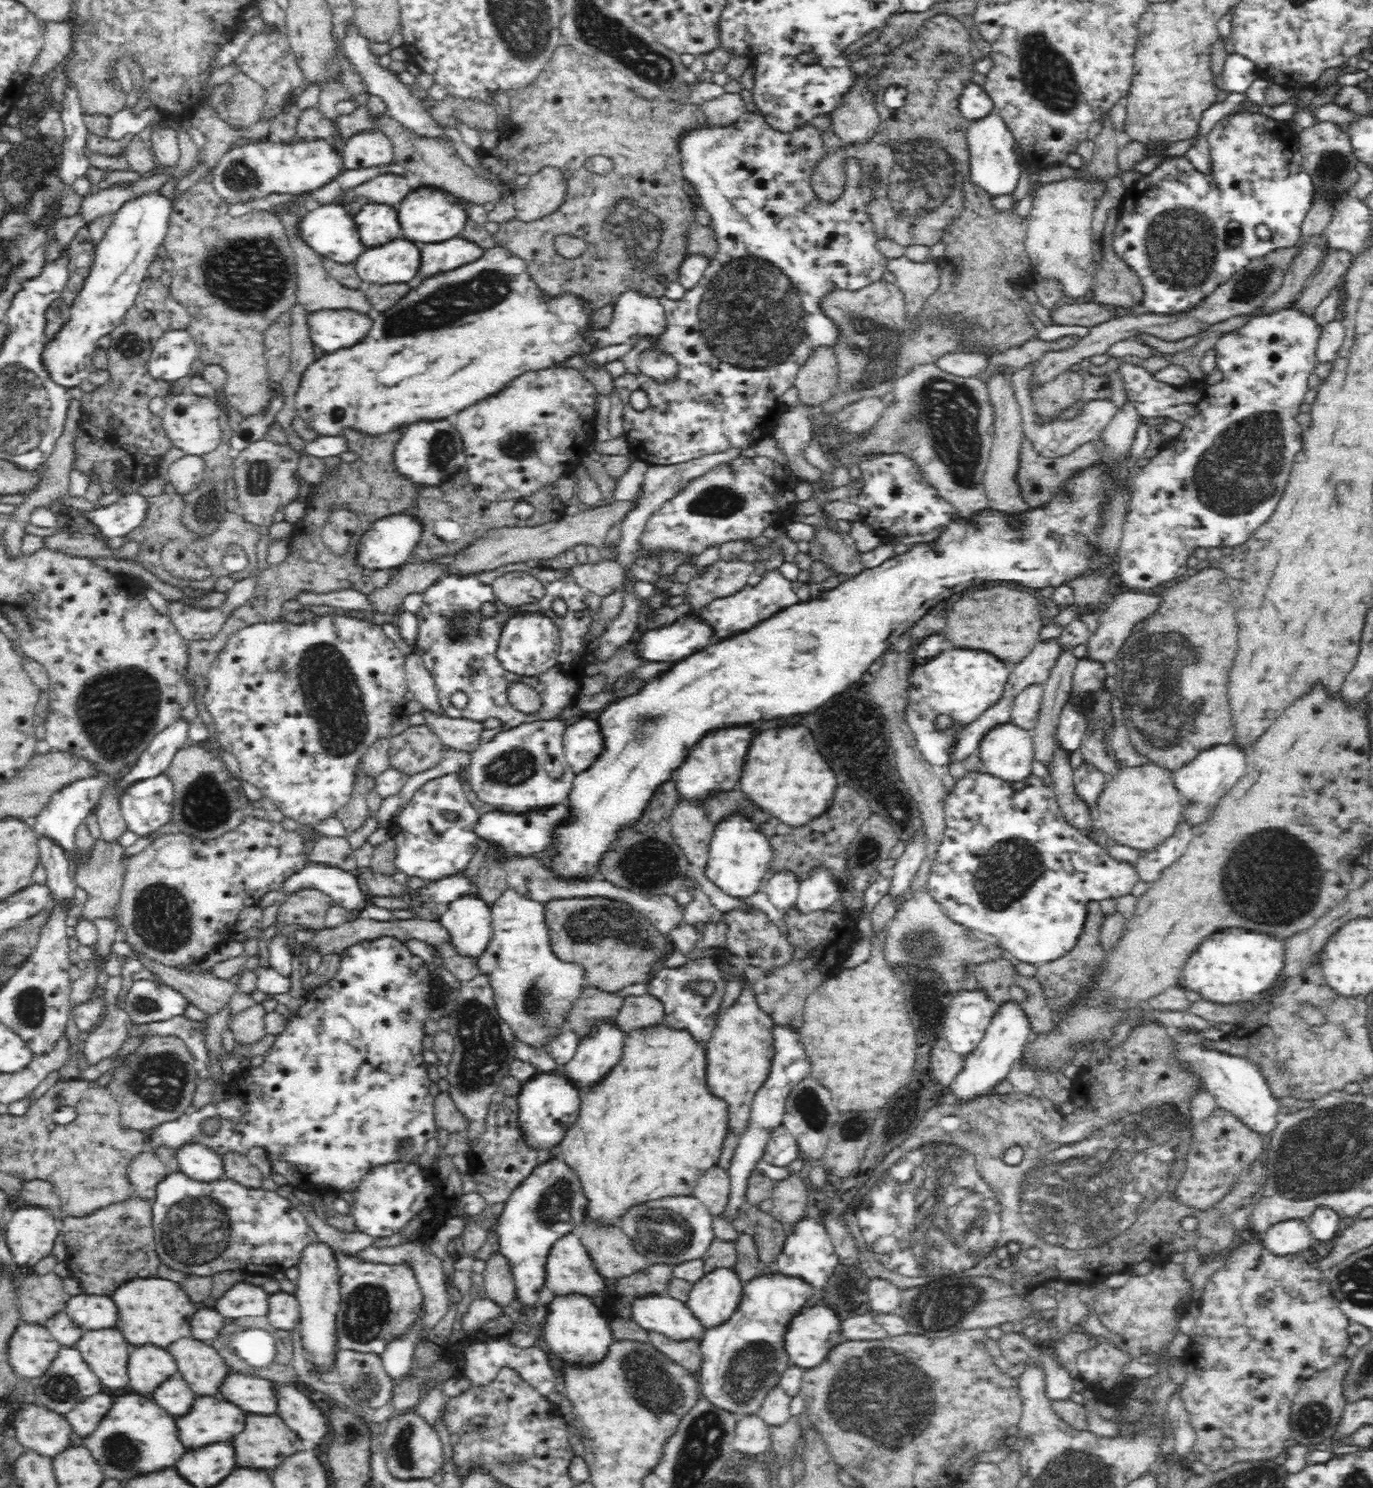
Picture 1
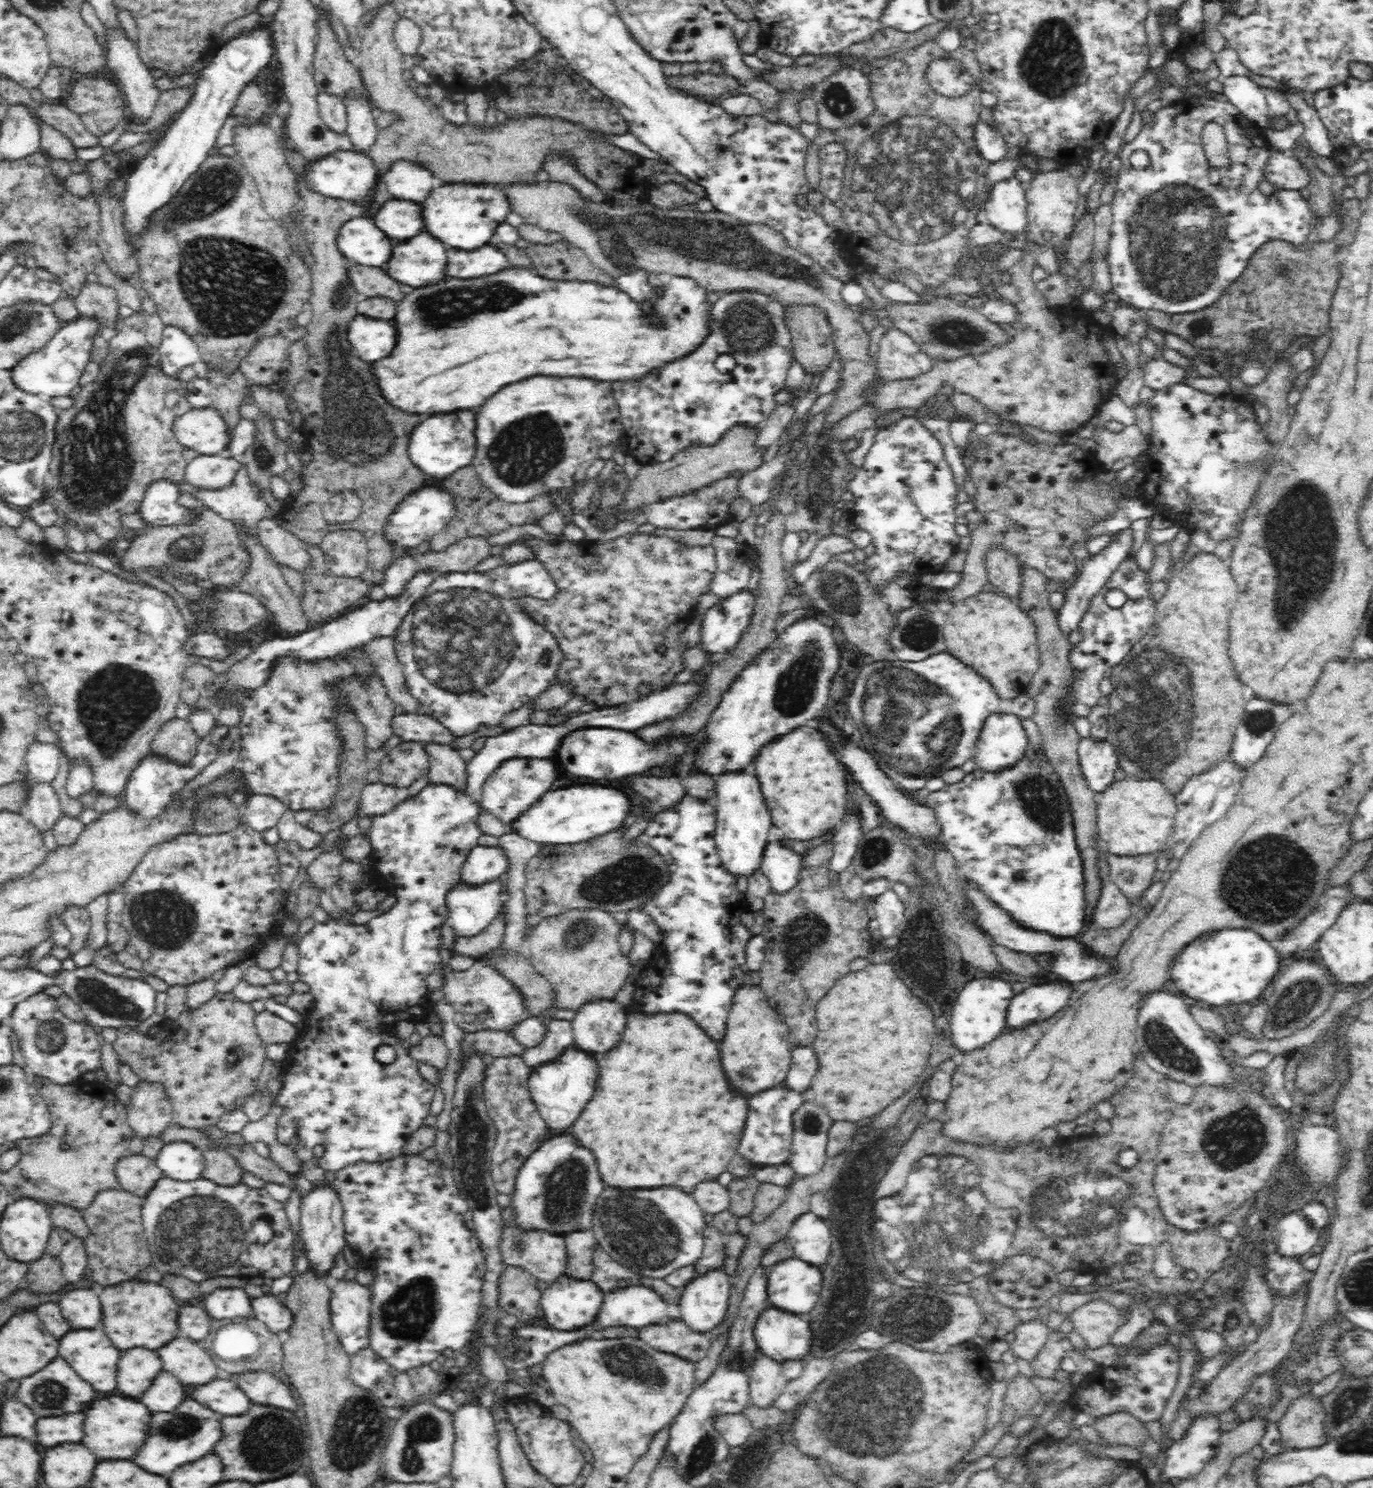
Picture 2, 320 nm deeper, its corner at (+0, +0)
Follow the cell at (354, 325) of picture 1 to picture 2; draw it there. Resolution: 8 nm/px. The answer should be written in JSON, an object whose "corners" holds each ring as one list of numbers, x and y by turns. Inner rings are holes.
{"corners":[[356,314,346,328,346,341,357,358,367,364,386,356,394,346,394,326,390,321]]}

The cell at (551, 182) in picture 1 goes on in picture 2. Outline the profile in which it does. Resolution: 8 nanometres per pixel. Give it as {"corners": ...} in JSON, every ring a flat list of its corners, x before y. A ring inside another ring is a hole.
{"corners":[[550,155,545,160,544,171,550,180,570,185,586,201,600,203,602,200,600,190,578,173,578,170,574,170,574,165,570,166,570,161]]}

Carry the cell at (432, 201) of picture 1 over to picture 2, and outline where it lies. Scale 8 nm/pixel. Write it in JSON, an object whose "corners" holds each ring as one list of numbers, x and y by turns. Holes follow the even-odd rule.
{"corners":[[445,183,426,196,422,206,424,230,442,244,462,250,474,250,488,245,494,237,494,228,511,212,506,197,493,184]]}

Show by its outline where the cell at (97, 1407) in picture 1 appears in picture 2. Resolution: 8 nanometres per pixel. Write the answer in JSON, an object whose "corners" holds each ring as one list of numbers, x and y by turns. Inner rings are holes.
{"corners":[[84,1412,62,1414,38,1420,38,1442,44,1446,56,1446,62,1442,80,1442,84,1436]]}

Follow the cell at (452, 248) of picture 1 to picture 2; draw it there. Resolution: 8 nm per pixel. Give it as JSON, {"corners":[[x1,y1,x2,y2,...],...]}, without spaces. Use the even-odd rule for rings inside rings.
{"corners":[[492,244,478,246,476,250,446,250,446,276,458,278,476,278,482,274,494,274,508,266,506,255]]}

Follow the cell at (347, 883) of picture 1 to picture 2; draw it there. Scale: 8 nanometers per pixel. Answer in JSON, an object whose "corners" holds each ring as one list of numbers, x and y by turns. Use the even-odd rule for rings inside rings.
{"corners":[[478,846,470,851,456,885,482,885,495,882,506,871,504,852,498,848]]}

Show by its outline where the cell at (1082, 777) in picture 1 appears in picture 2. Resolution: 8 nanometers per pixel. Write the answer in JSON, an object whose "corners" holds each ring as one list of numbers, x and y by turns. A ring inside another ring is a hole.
{"corners":[[1091,736,1079,741,1077,753,1079,756,1080,772,1084,780,1086,780,1088,788,1096,791,1098,794,1106,790,1114,782,1114,772,1119,767,1115,746,1106,739,1096,741]]}

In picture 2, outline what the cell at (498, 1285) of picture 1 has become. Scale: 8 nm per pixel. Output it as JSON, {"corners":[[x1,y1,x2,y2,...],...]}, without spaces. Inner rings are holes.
{"corners":[[510,1265,501,1274,499,1302,506,1314,518,1317,521,1324,538,1320,541,1292,537,1281,521,1266]]}

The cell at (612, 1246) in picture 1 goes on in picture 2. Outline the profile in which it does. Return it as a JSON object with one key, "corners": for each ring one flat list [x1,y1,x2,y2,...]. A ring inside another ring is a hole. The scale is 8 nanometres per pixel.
{"corners":[[592,1228,582,1230,582,1231,576,1231,570,1234,564,1235,567,1251,568,1251,568,1270,567,1274,571,1278,578,1279,578,1280,586,1280,591,1281,592,1275,594,1274,594,1271,596,1270,596,1263,595,1263,595,1252,598,1249,598,1244,600,1242,597,1241,595,1232]]}

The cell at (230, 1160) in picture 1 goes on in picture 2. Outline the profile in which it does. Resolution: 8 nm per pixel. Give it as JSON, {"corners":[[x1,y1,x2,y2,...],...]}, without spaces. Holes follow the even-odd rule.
{"corners":[[224,1146,210,1147,203,1151,206,1166,203,1172,205,1179,210,1179,222,1186,239,1185,242,1182,245,1168,241,1162]]}

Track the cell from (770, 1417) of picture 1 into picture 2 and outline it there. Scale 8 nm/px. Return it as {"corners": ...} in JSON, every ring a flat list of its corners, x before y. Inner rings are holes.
{"corners":[[763,1354,754,1362,754,1370,749,1372,749,1397,752,1406,766,1410,775,1406,775,1400,788,1384,783,1374,783,1366]]}

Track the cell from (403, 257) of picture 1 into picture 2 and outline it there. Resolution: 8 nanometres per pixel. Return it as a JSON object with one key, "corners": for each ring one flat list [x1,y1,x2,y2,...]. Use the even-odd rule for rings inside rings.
{"corners":[[422,232,392,248,390,260,382,262,384,273,408,286,428,286,444,278,446,248]]}

